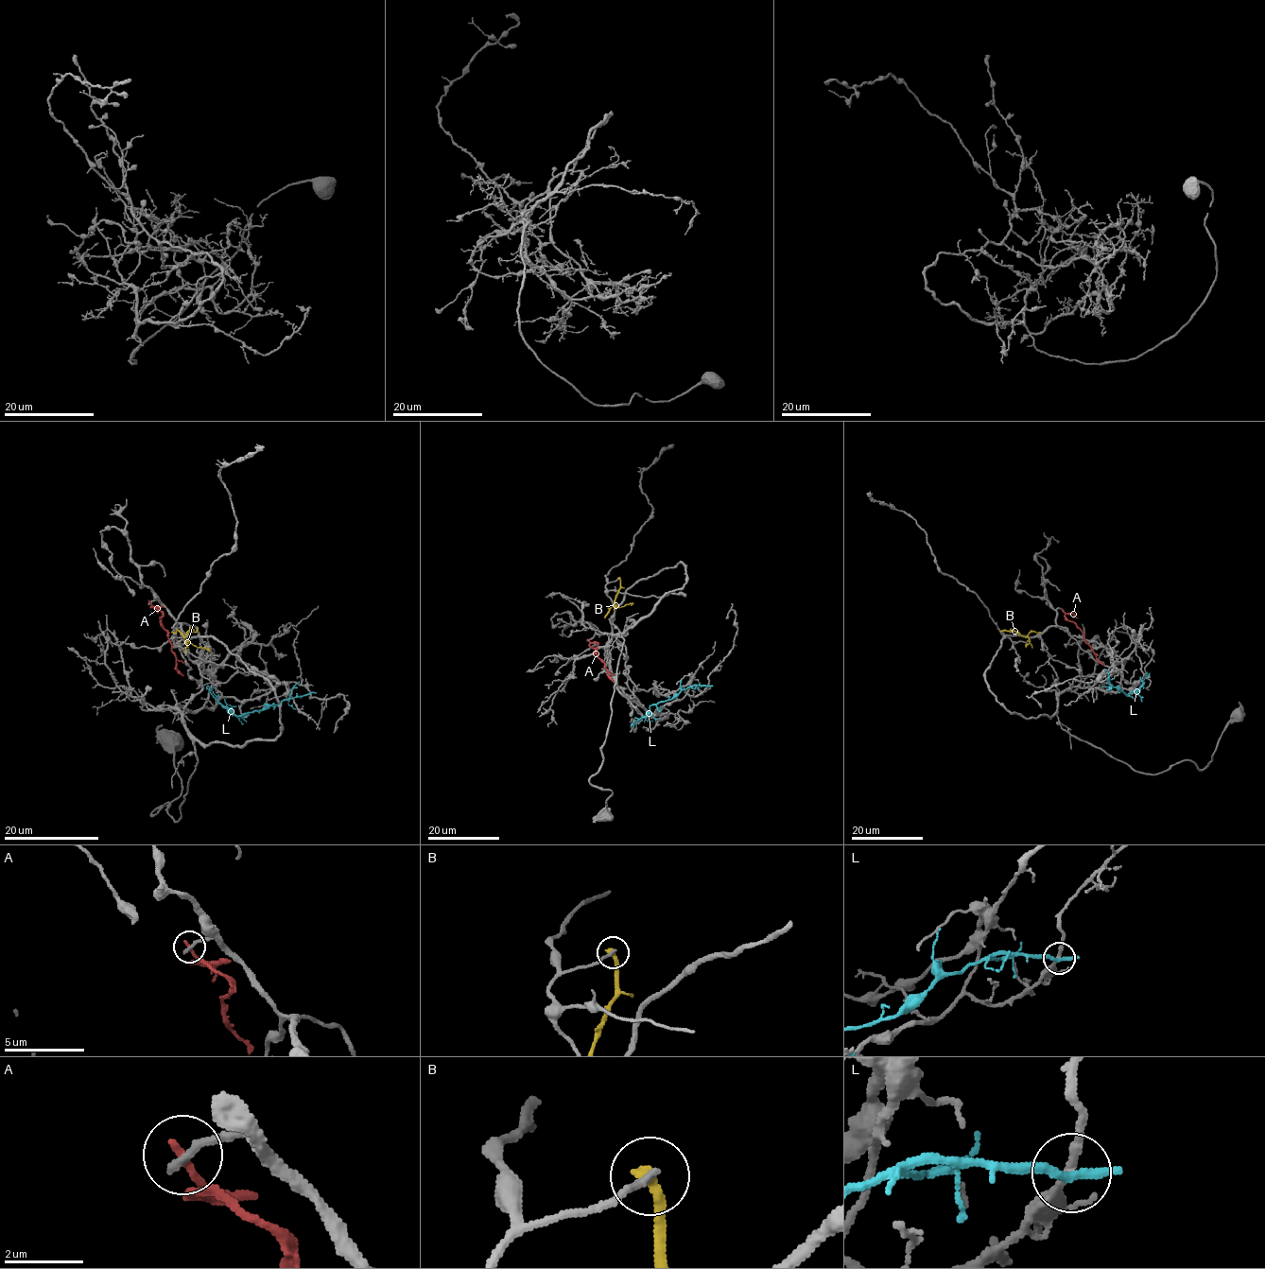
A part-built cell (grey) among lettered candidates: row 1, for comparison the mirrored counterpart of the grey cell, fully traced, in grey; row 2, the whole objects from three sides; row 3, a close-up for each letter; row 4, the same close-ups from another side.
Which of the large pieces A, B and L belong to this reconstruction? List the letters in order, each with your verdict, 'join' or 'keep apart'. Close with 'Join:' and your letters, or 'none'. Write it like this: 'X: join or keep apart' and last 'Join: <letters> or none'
A: keep apart
B: keep apart
L: keep apart
Join: none

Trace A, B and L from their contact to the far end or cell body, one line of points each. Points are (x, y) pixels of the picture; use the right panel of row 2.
A: (1064, 610), (1065, 617), (1082, 632), (1097, 659), (1104, 665)
B: (1001, 631), (1014, 630), (1027, 636), (1030, 643), (1026, 647)
L: (1109, 677), (1112, 686), (1126, 694), (1137, 690), (1150, 673)

